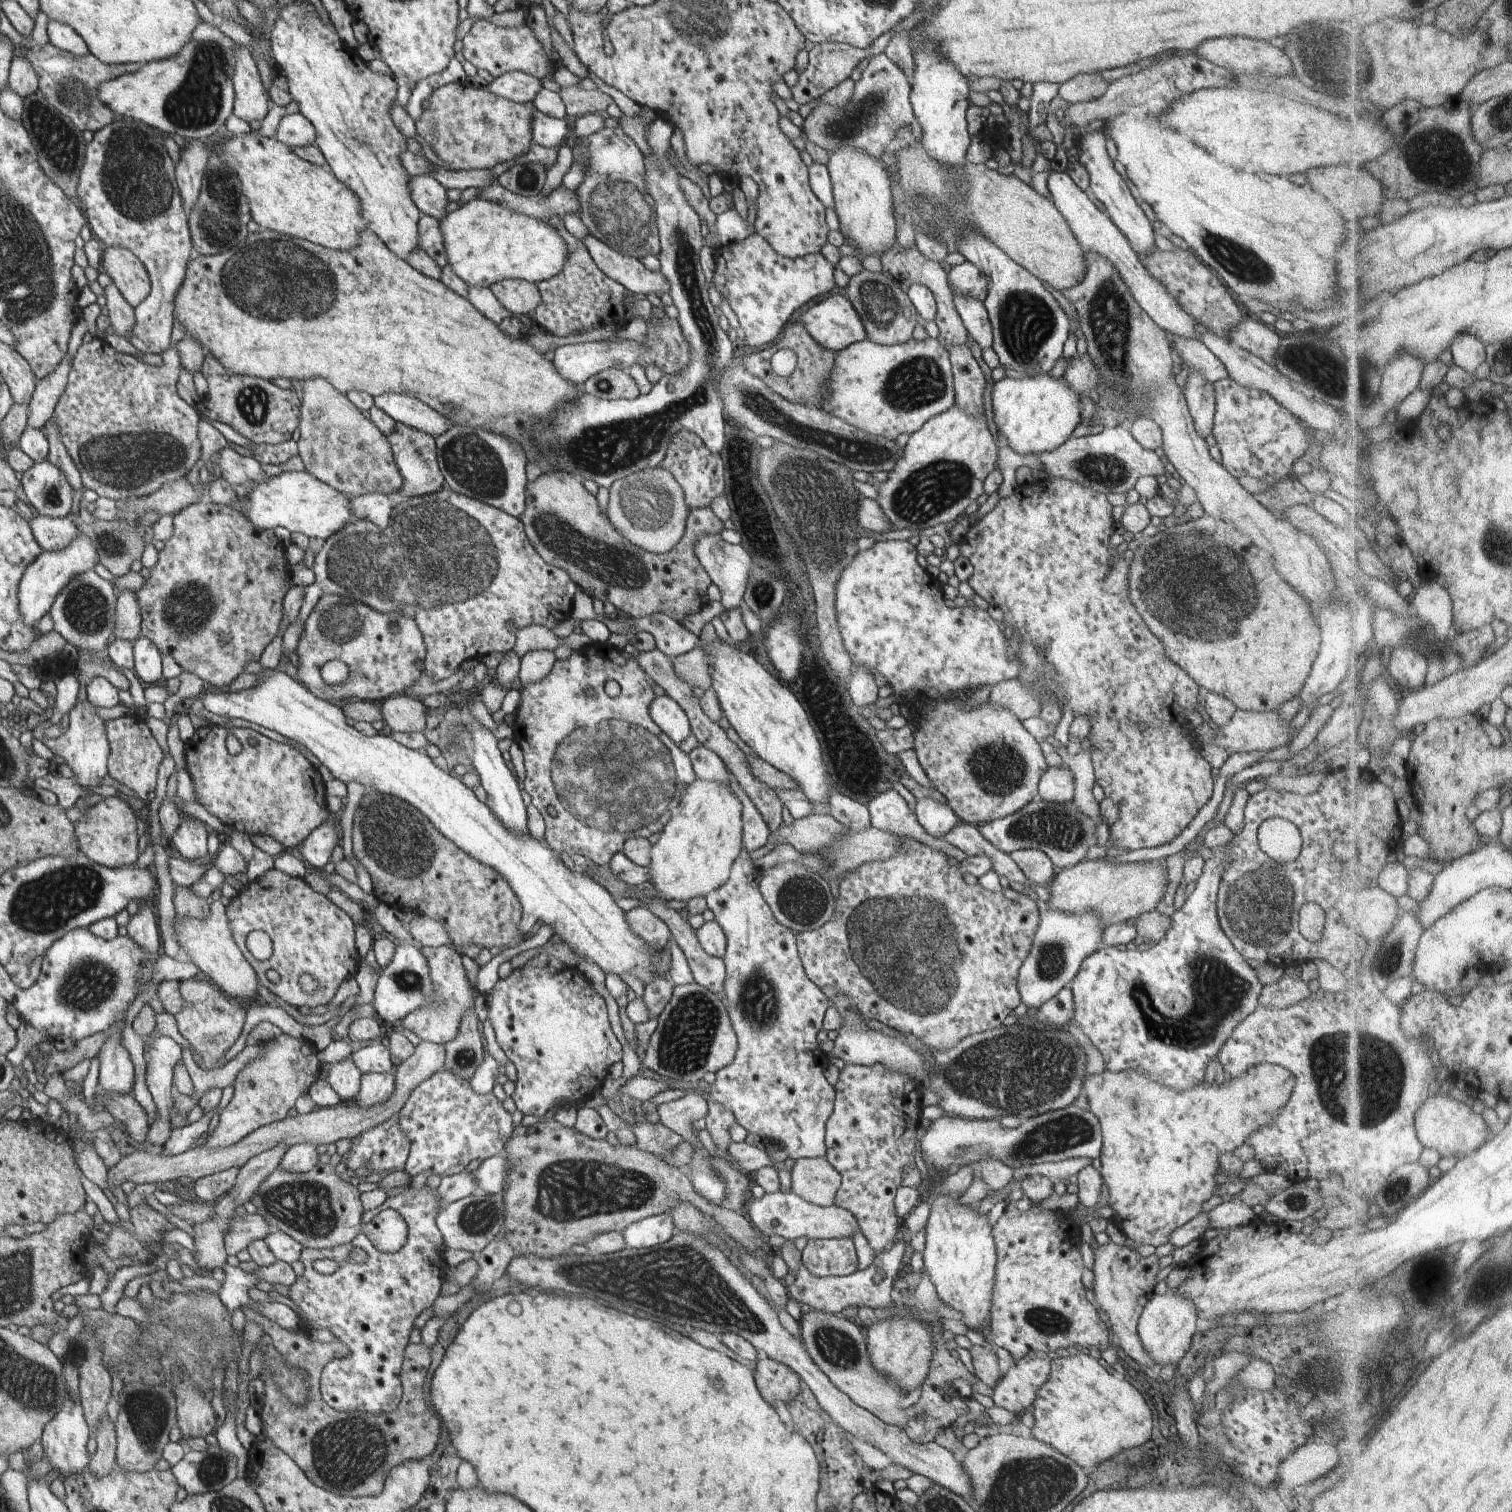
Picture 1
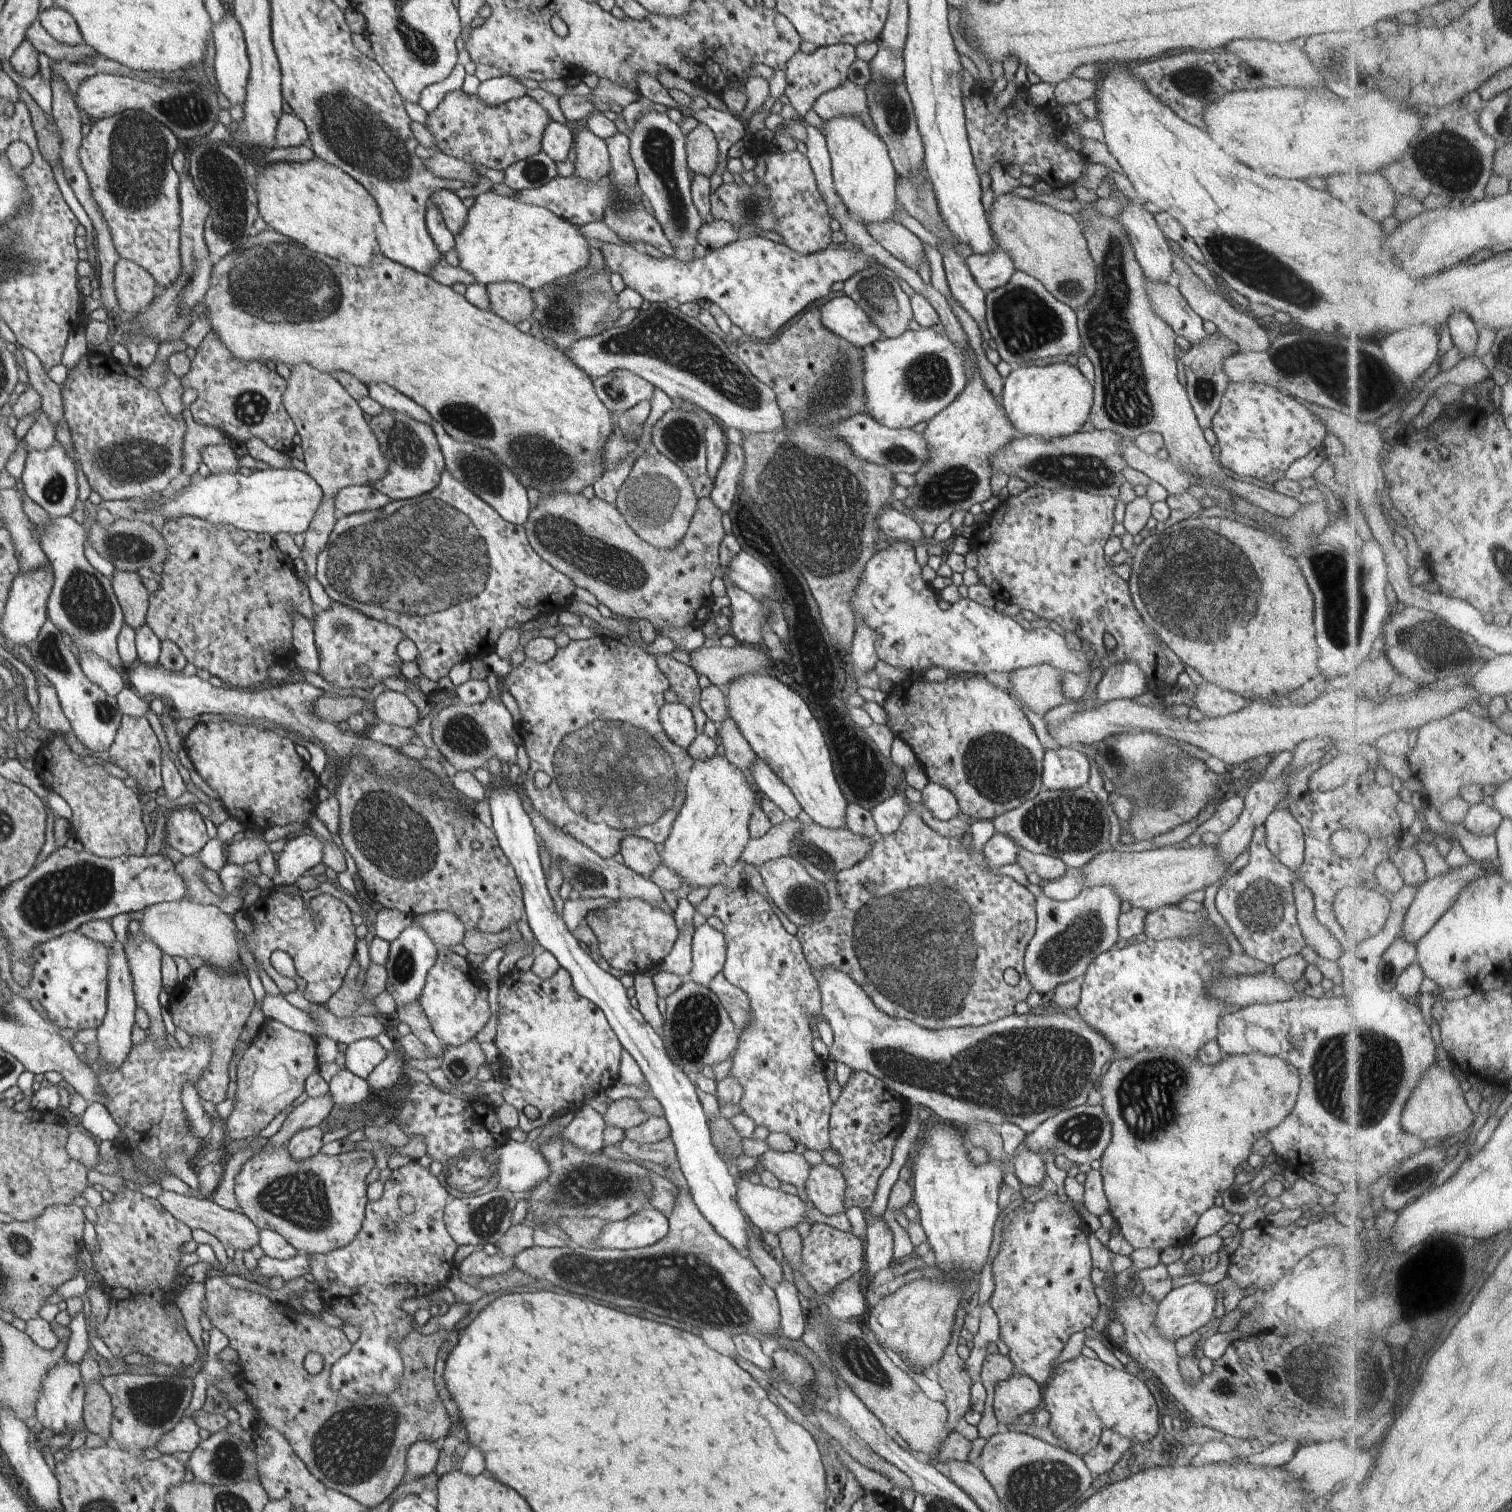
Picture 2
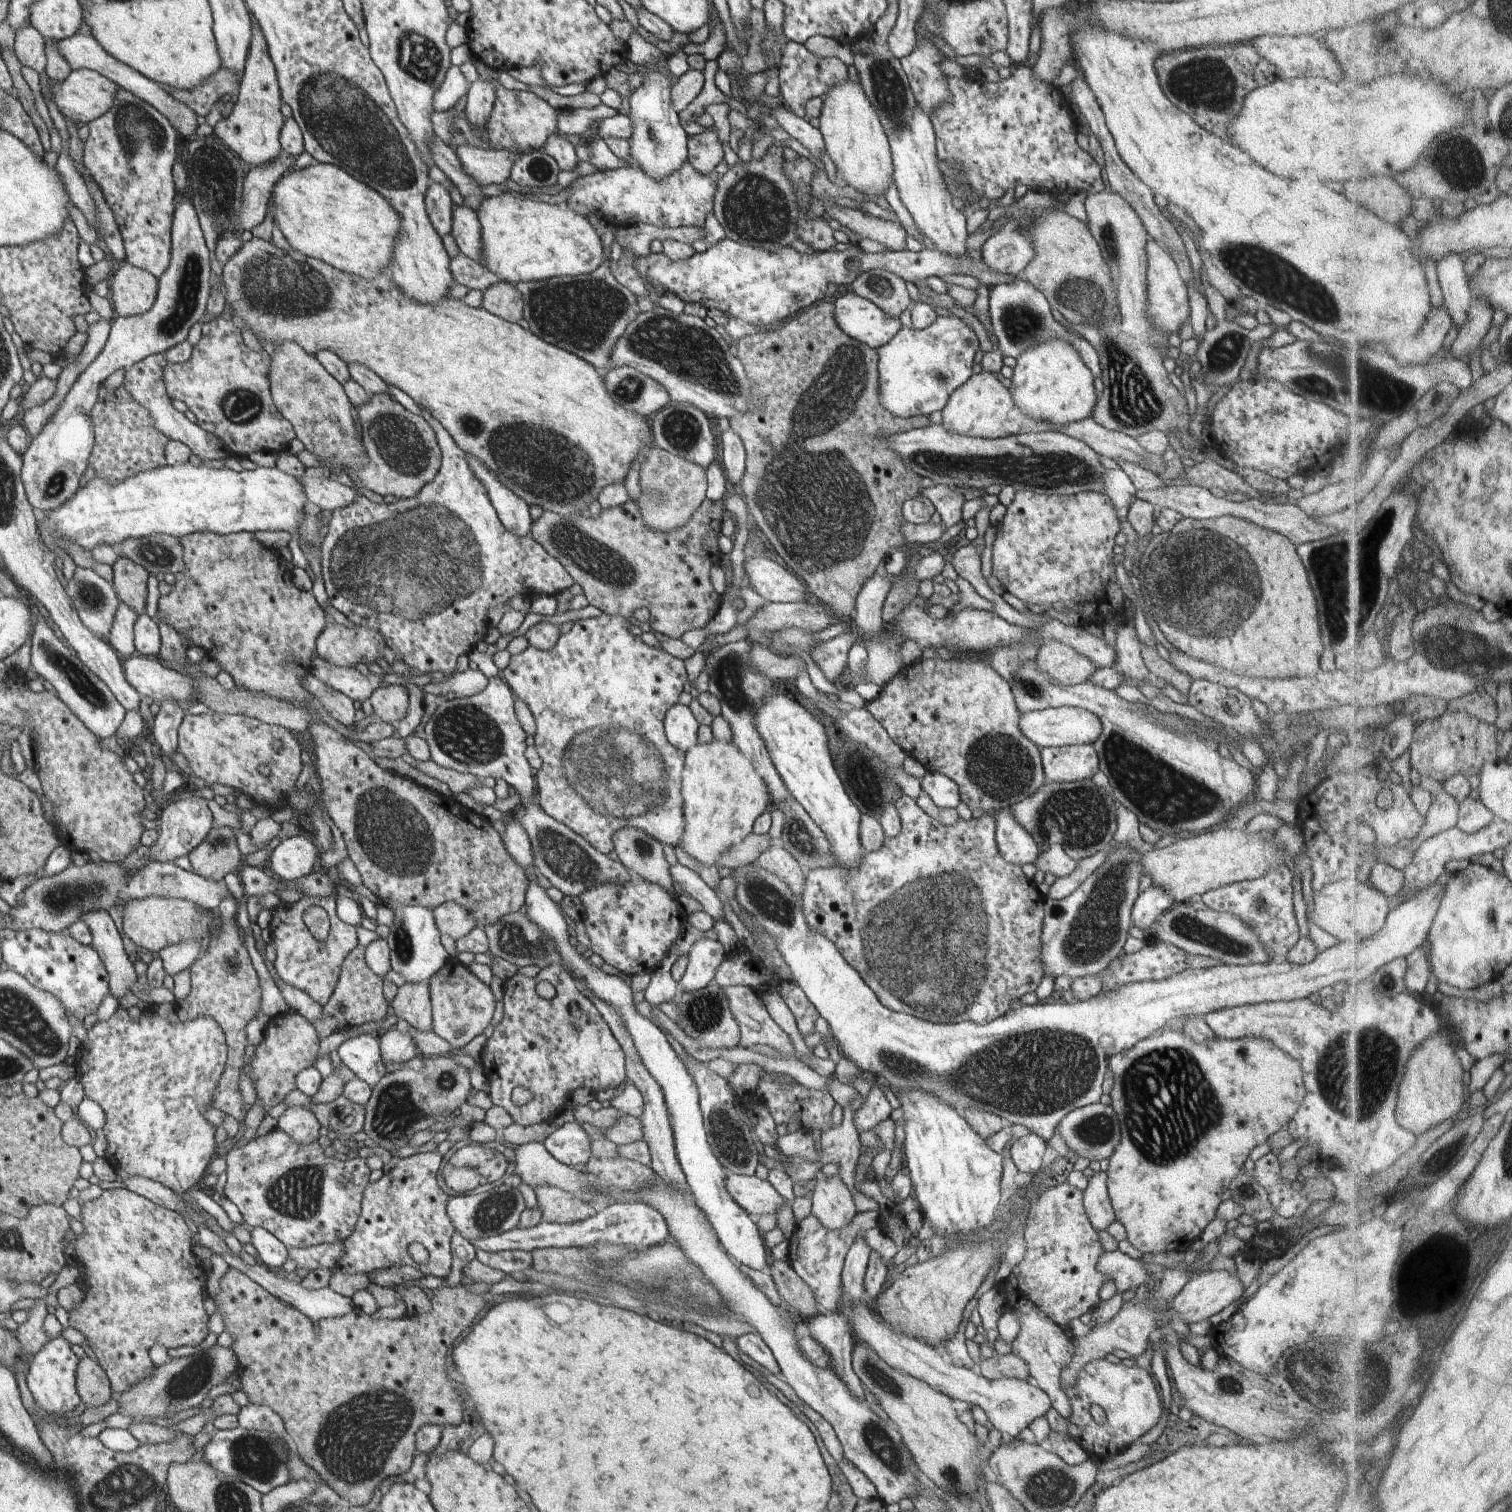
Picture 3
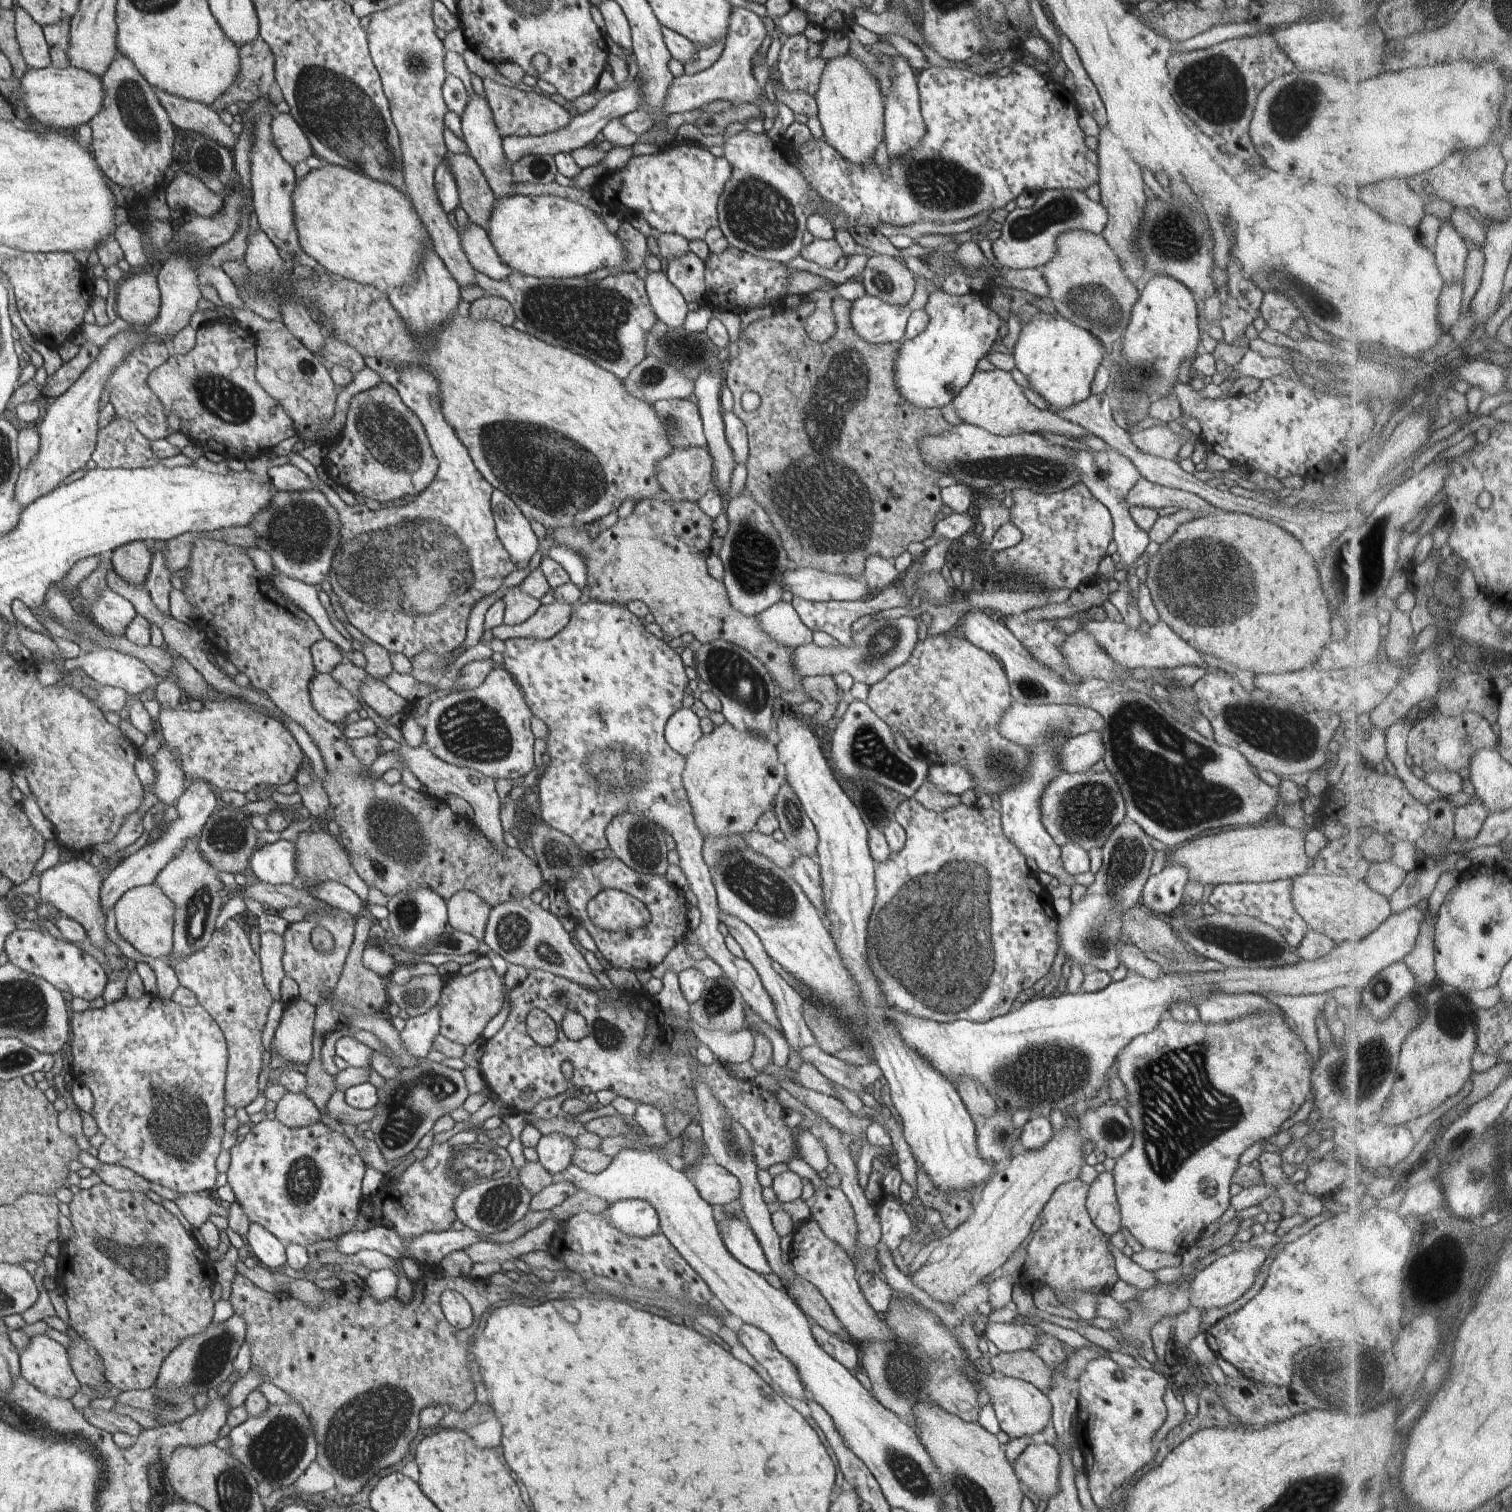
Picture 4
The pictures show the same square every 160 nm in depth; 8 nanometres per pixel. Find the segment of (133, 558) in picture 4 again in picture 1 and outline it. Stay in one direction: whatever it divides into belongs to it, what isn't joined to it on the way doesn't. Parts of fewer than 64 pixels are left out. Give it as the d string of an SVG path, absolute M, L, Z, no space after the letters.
M132 590L118 592L113 638L135 642L142 636L143 619L137 592Z

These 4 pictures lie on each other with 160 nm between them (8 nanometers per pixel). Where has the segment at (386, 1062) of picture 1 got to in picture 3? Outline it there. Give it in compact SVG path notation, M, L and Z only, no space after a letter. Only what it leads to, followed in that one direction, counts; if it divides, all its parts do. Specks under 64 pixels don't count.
M364 1033L350 1037L338 1047L338 1056L370 1088L374 1088L388 1072L375 1034Z

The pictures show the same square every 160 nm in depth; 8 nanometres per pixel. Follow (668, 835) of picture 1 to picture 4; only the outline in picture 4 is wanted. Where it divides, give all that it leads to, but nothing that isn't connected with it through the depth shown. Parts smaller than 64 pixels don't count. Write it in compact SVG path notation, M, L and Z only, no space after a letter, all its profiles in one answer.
M727 721L714 727L714 730L698 740L694 748L685 756L682 780L695 823L702 829L705 838L724 837L728 834L745 835L754 830L763 812L775 805L776 795L786 783L785 768L777 755L777 748L766 737L742 732Z

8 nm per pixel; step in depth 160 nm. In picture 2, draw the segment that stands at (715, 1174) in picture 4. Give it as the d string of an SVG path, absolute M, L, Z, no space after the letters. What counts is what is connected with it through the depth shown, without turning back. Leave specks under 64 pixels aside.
M744 1175L744 1179L738 1184L737 1201L752 1228L758 1233L772 1232L778 1235L786 1229L796 1228L800 1222L810 1224L805 1202L797 1194L788 1194L780 1188L771 1189L762 1182L759 1185L752 1184L747 1175Z

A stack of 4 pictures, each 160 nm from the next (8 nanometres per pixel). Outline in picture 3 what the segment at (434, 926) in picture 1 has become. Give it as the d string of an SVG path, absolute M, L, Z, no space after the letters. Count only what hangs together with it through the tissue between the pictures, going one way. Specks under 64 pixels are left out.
M450 901L441 904L432 911L441 933L448 934L455 941L468 935L478 924L476 916L457 902Z

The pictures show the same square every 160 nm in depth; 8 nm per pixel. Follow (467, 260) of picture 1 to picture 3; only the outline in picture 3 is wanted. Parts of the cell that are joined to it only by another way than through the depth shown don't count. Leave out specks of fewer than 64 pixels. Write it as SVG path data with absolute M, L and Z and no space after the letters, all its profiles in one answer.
M502 193L484 197L476 211L482 224L481 265L498 275L502 281L516 284L566 275L590 274L605 259L603 244L588 218L563 204L551 205L542 200L520 198L518 194Z

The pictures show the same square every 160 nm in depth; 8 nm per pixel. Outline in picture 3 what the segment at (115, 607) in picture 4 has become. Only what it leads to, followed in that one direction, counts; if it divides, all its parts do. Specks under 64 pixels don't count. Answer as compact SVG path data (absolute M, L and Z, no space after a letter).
M120 603L114 615L113 627L108 643L117 651L118 656L125 660L136 653L136 622L138 614L127 604Z

